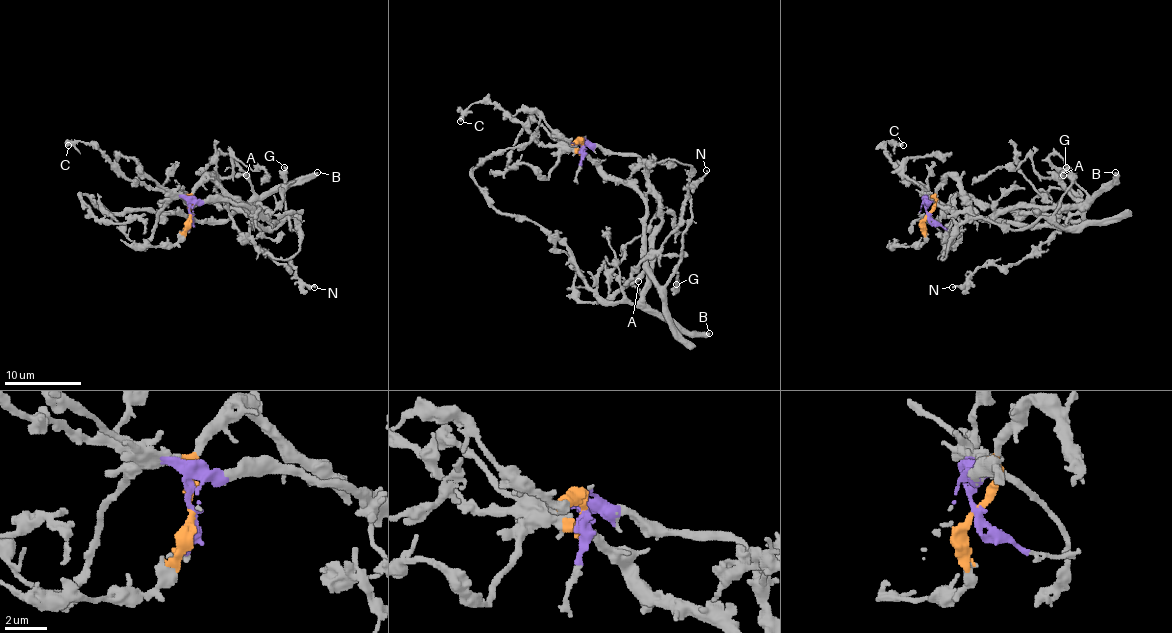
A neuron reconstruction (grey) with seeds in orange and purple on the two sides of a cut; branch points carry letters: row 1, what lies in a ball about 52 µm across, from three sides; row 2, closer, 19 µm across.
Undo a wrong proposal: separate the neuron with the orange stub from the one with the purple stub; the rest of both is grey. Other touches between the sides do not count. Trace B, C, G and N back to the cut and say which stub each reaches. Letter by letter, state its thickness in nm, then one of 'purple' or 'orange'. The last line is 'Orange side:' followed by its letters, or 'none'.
B: calibre 400 nm; purple
C: calibre 320 nm; purple
G: calibre 360 nm; orange
N: calibre 190 nm; purple
Orange side: G

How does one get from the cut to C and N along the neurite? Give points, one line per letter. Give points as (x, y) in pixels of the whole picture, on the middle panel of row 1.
C: (583, 147), (571, 143), (543, 145), (519, 122), (498, 106), (485, 102), (471, 104), (460, 122)
N: (583, 147), (635, 154), (660, 206), (650, 287), (631, 302), (629, 274), (681, 222), (685, 195), (706, 170)

